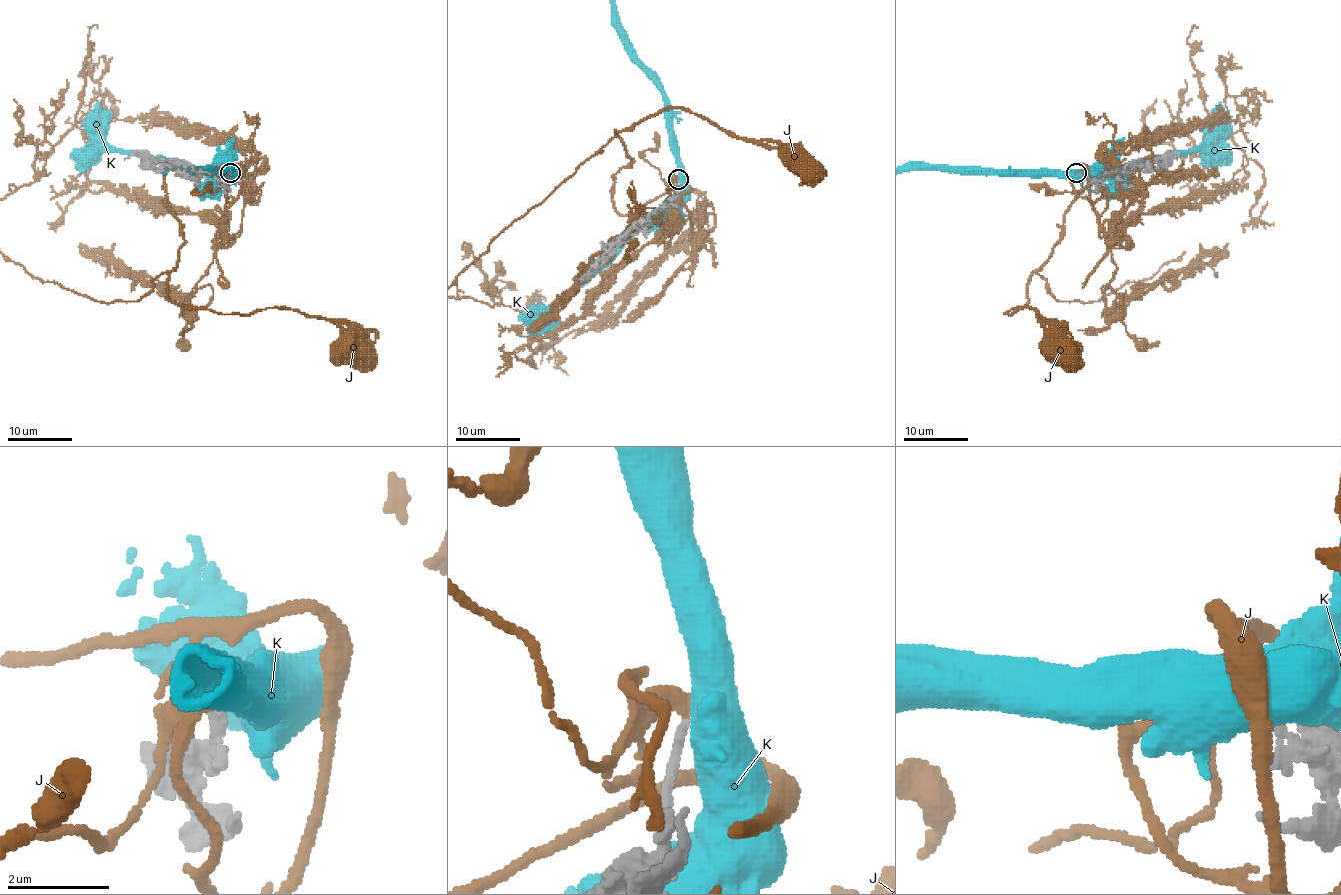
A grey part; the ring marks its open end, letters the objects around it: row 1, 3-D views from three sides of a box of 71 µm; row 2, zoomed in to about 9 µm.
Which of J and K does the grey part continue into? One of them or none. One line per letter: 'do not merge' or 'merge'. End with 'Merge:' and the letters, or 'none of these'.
J: merge
K: do not merge
Merge: J

